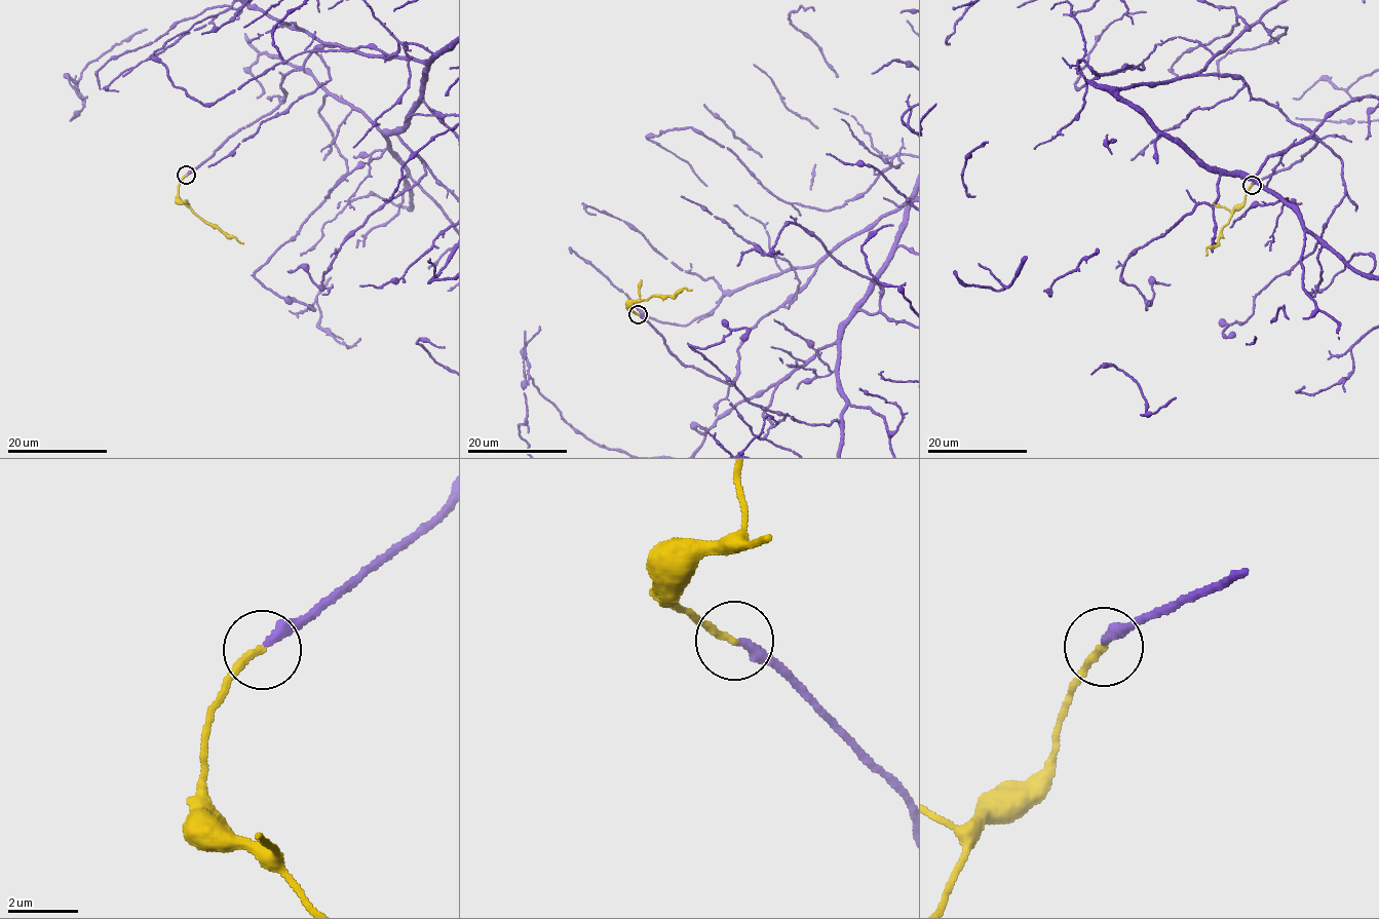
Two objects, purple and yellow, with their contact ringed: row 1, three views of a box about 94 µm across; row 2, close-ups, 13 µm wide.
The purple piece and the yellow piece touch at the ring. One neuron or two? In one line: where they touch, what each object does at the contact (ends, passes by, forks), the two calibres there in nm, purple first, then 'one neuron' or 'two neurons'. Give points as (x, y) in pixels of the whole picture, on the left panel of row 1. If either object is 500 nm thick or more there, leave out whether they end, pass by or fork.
at (186, 175); purple ends there; yellow ends there; 320 nm thick on the purple side, 220 nm on the other; one neuron

